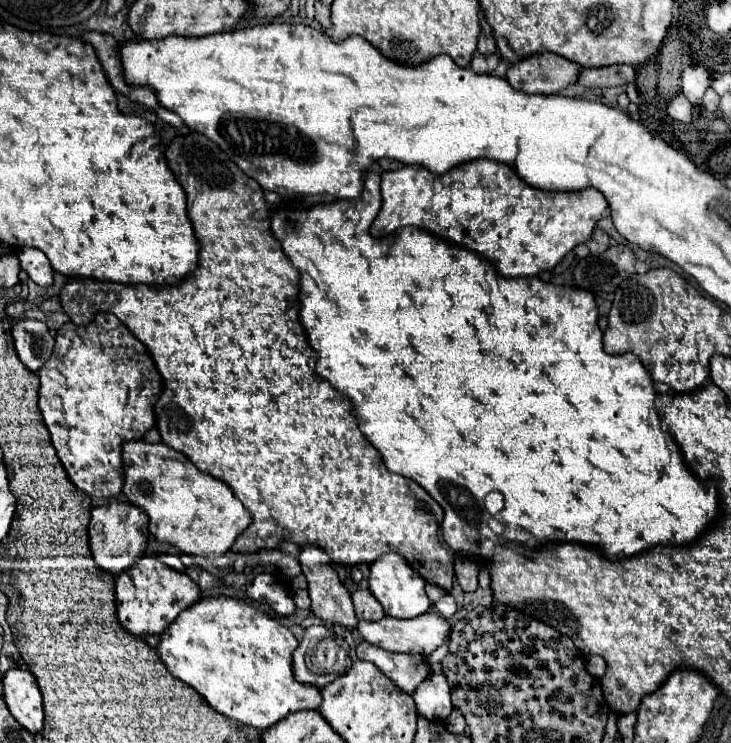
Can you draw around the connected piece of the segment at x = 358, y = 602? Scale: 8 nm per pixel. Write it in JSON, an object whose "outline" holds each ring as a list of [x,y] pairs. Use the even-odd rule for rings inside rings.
{"outline":[[[356,590],[352,594],[358,620],[380,620],[386,616],[380,602],[370,594],[370,590]]]}

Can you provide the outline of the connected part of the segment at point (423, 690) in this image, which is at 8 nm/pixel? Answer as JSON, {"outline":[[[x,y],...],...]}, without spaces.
{"outline":[[[430,675],[414,692],[414,702],[420,716],[446,720],[452,712],[451,687],[444,675]]]}

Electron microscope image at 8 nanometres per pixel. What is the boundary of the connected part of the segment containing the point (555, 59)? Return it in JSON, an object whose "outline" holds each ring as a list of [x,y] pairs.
{"outline":[[[544,52],[522,58],[508,68],[508,82],[526,94],[558,94],[566,86],[578,84],[580,66],[554,54]]]}

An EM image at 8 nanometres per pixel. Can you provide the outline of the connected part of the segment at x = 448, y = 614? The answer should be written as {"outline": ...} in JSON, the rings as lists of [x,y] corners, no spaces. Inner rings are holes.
{"outline":[[[444,596],[442,600],[438,600],[436,604],[436,610],[438,610],[438,614],[442,616],[442,618],[452,618],[452,614],[456,612],[456,602],[454,602],[454,598],[450,598],[450,596]]]}

